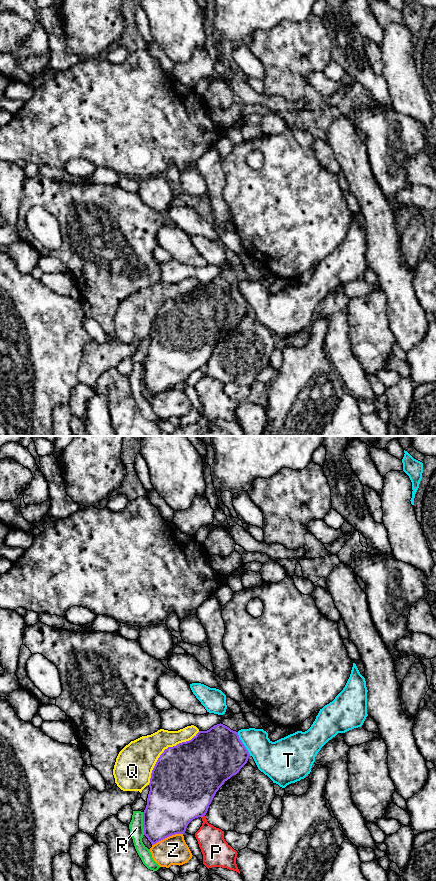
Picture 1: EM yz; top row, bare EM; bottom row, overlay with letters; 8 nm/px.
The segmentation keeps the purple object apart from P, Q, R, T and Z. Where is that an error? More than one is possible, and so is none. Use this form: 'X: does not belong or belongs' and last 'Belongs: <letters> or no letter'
P: does not belong
Q: does not belong
R: does not belong
T: belongs
Z: does not belong
Belongs: T

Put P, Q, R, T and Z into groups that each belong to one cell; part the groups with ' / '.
P / Q / R / T / Z

